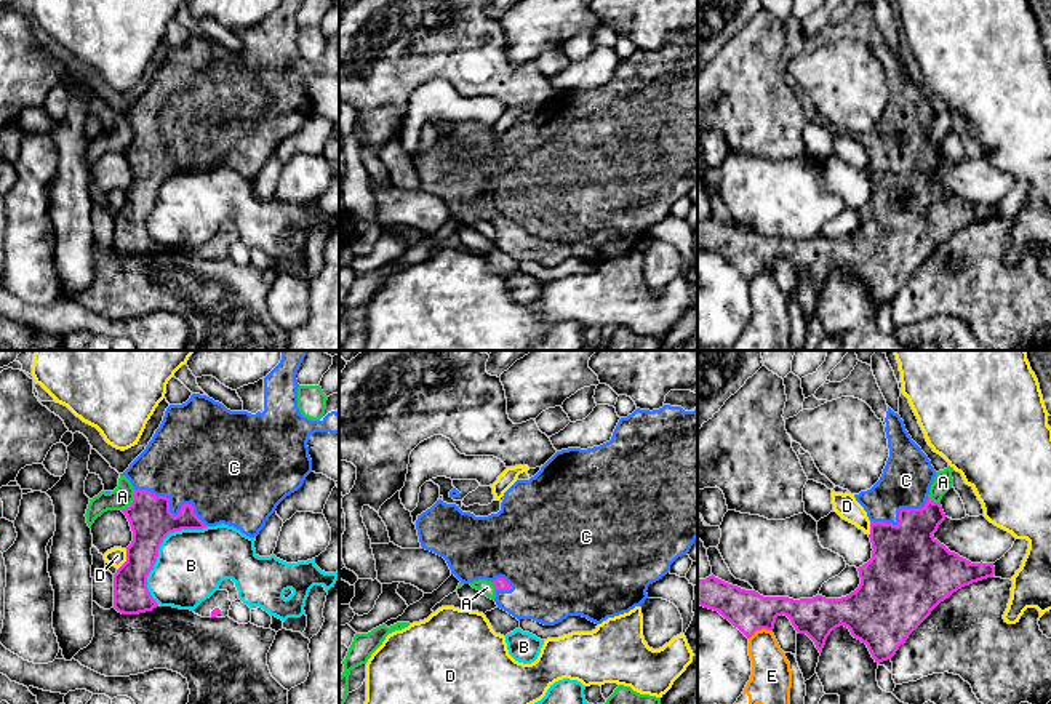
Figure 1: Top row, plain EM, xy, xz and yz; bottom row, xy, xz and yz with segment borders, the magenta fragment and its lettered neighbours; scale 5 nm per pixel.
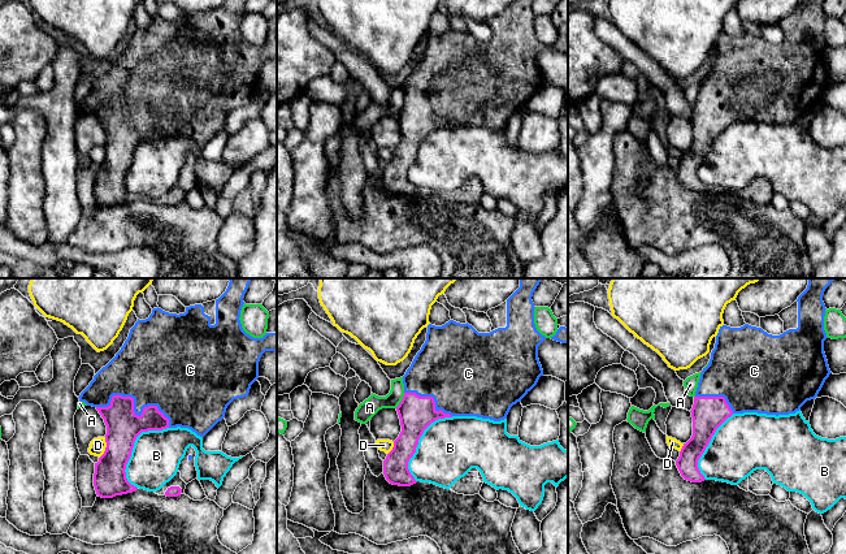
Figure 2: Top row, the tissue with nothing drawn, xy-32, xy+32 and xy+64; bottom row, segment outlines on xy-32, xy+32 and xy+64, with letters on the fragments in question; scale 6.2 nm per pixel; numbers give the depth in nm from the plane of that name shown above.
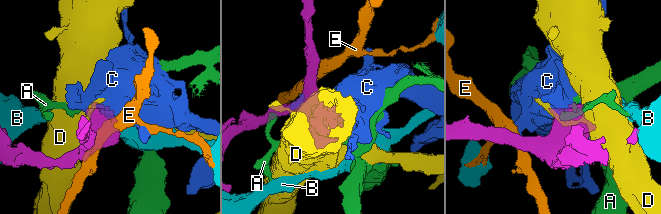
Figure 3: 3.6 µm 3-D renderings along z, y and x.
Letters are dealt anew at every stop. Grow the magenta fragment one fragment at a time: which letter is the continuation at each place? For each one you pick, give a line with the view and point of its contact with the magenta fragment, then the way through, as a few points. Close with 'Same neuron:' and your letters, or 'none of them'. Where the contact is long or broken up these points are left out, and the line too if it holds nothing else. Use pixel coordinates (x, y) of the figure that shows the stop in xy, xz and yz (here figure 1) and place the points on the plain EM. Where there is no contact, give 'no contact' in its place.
C: contact xy (168, 152)
Same neuron: C

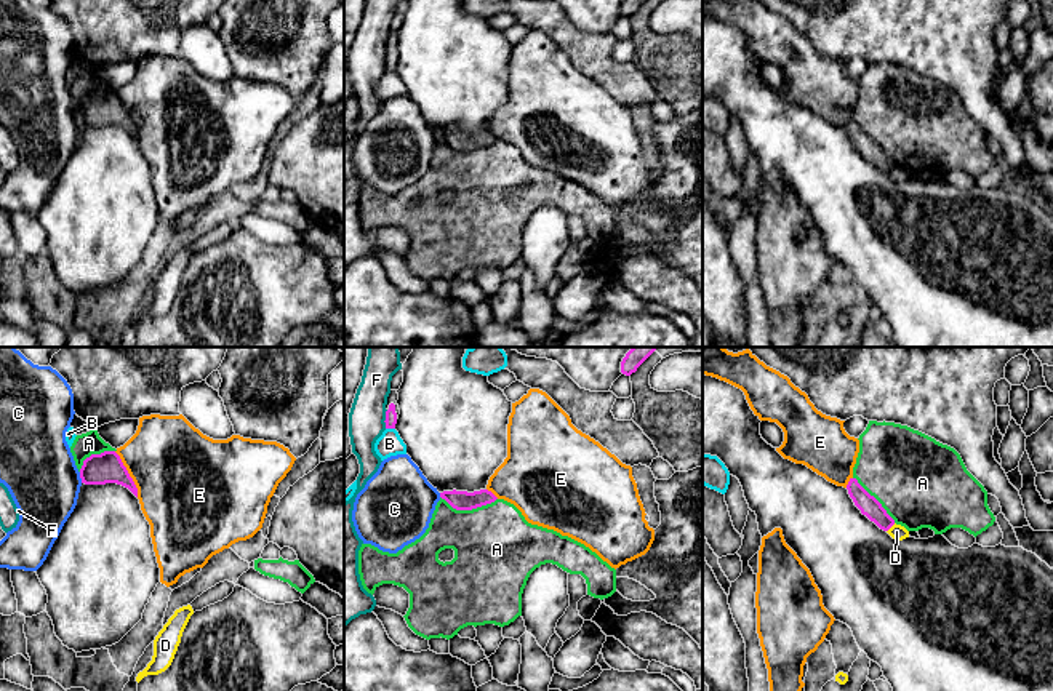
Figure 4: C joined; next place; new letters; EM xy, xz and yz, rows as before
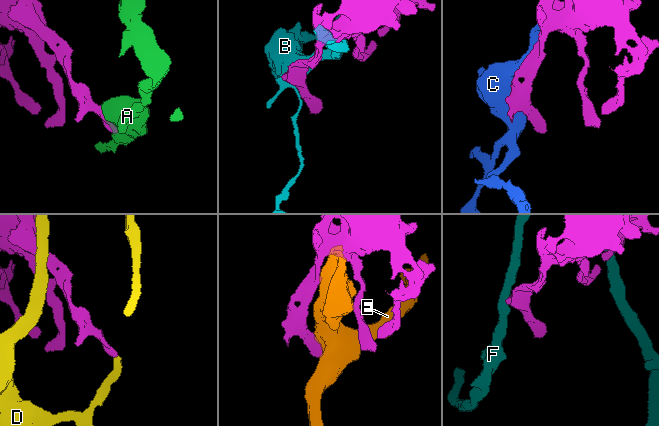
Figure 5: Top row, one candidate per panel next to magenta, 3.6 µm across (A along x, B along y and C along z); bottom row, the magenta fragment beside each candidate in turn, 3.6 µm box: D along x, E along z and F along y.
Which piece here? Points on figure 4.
Same neuron: none of them

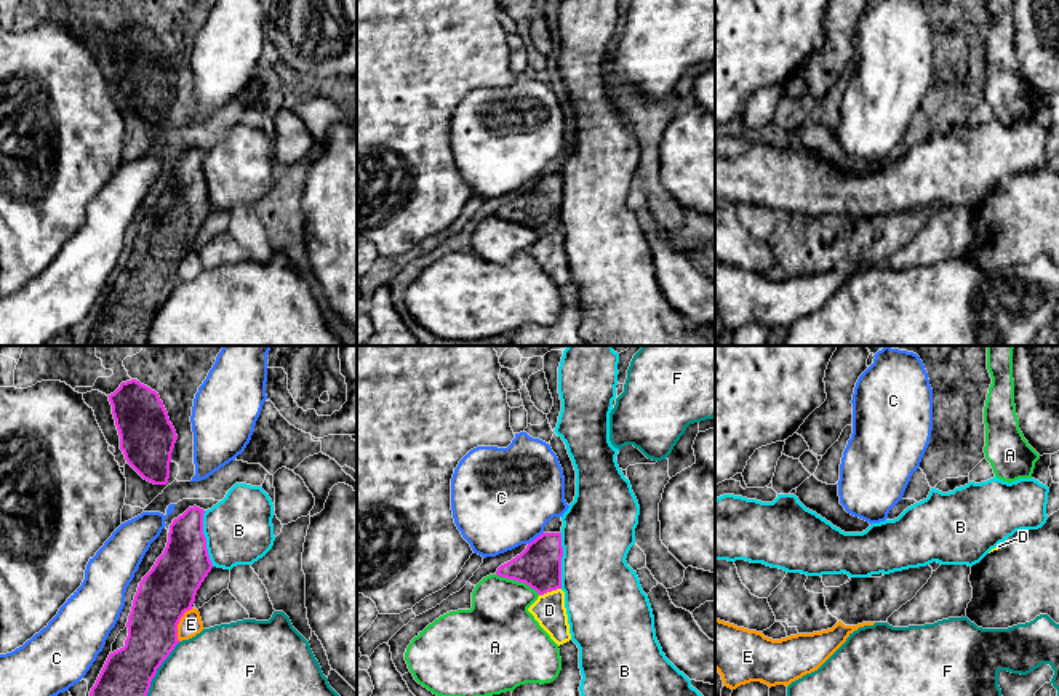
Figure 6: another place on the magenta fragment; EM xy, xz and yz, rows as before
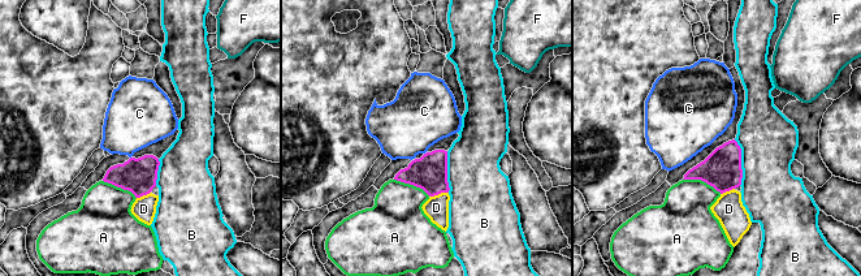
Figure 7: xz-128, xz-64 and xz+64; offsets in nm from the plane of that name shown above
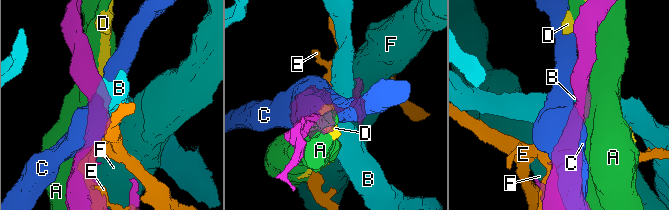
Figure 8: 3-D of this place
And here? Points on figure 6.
Same neuron: none of them

